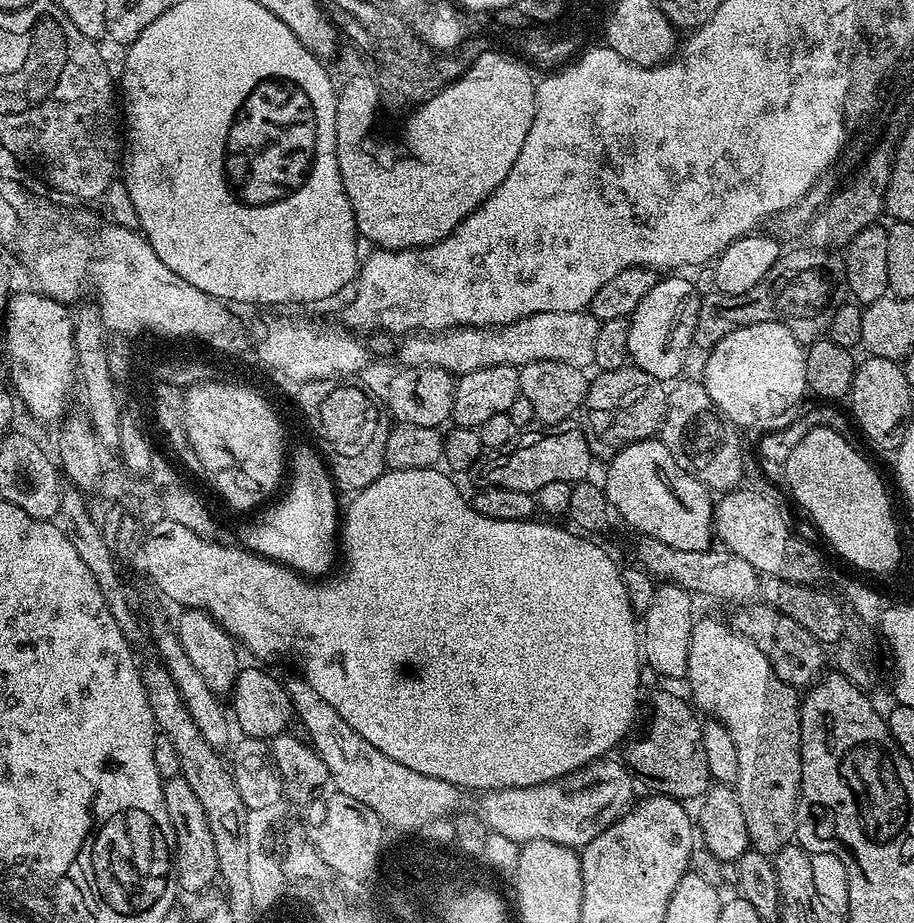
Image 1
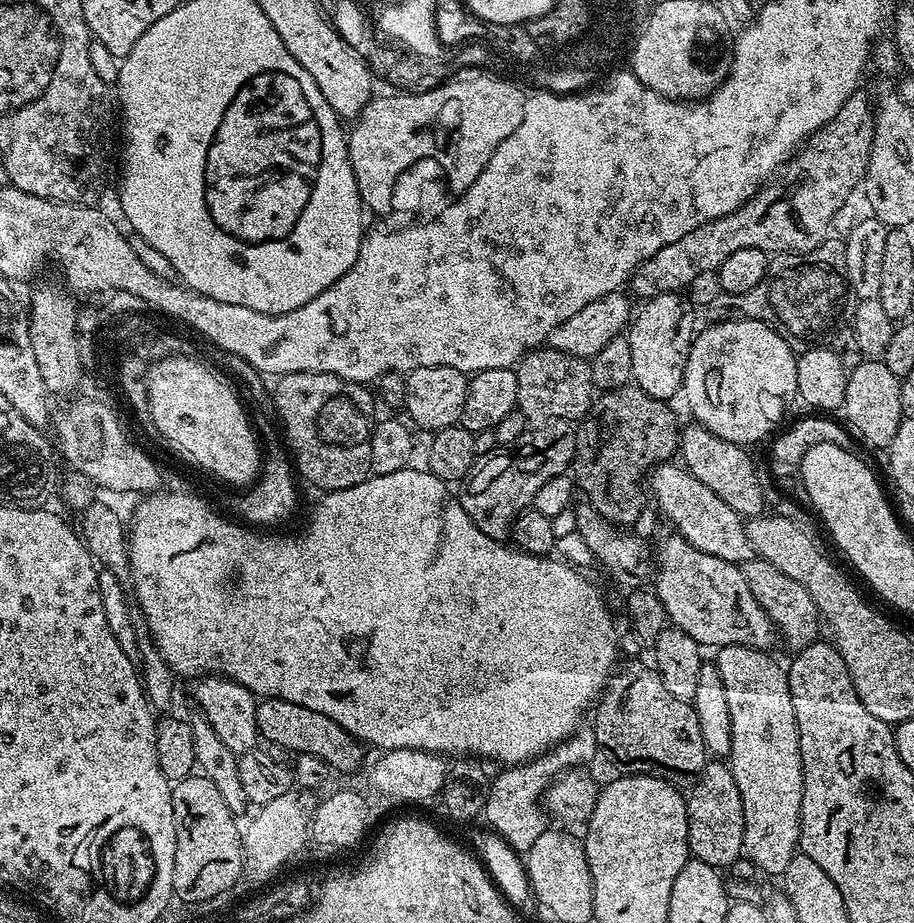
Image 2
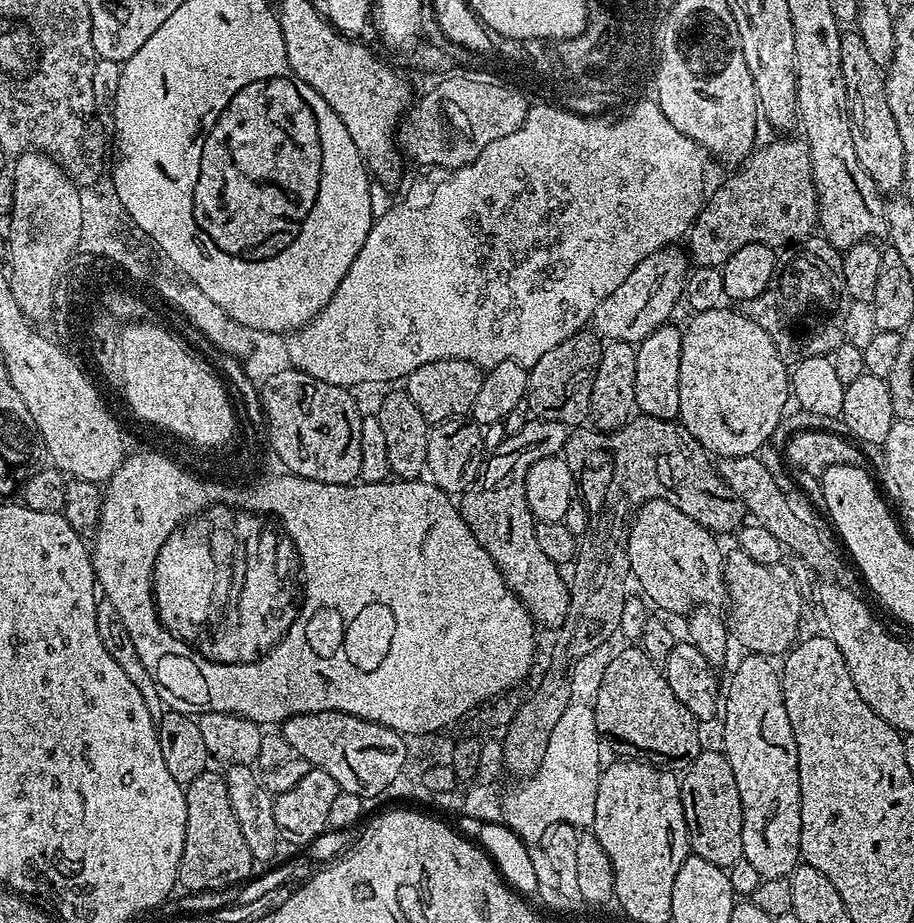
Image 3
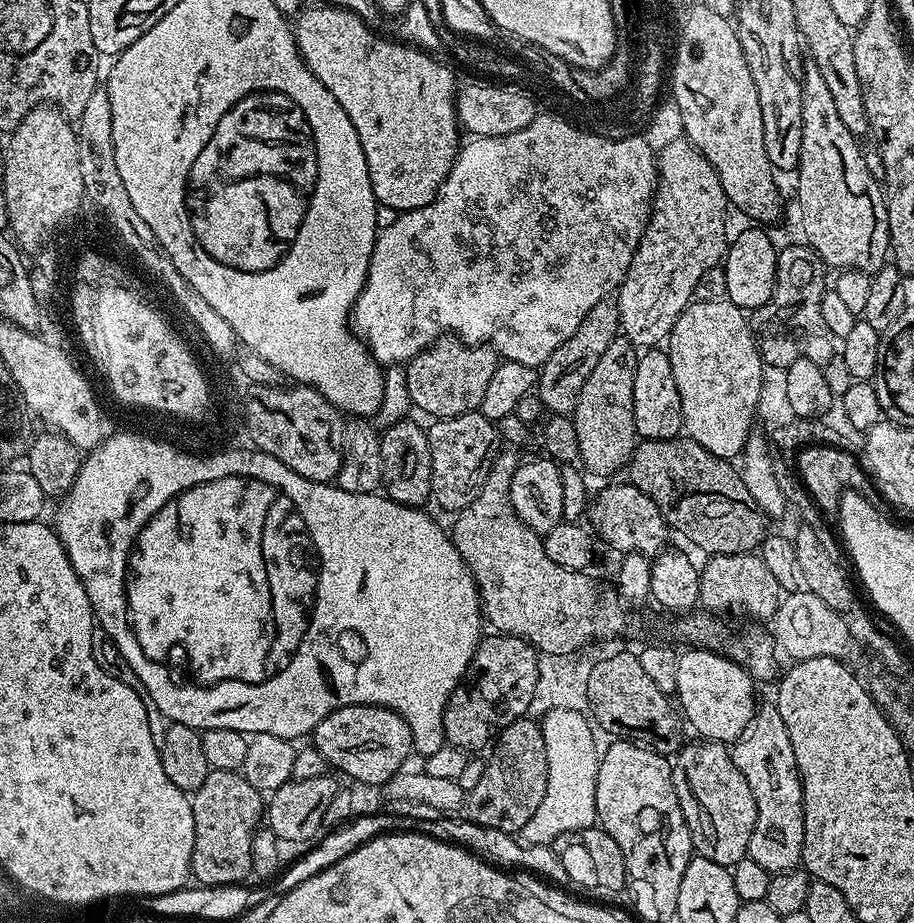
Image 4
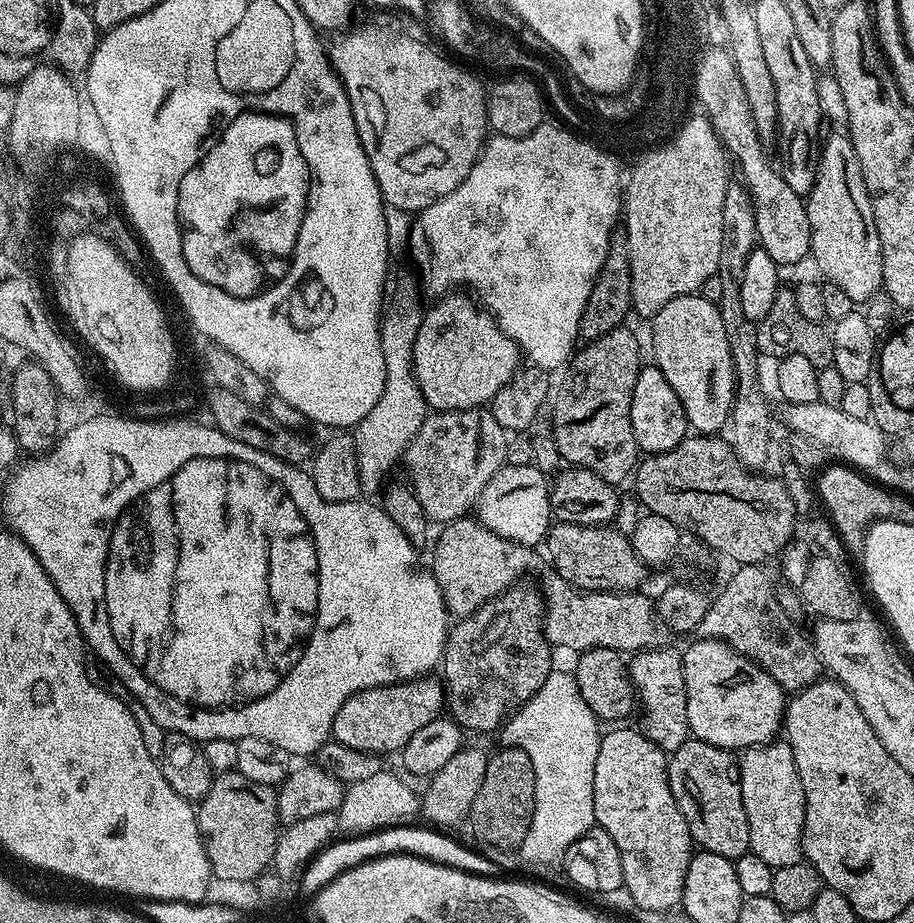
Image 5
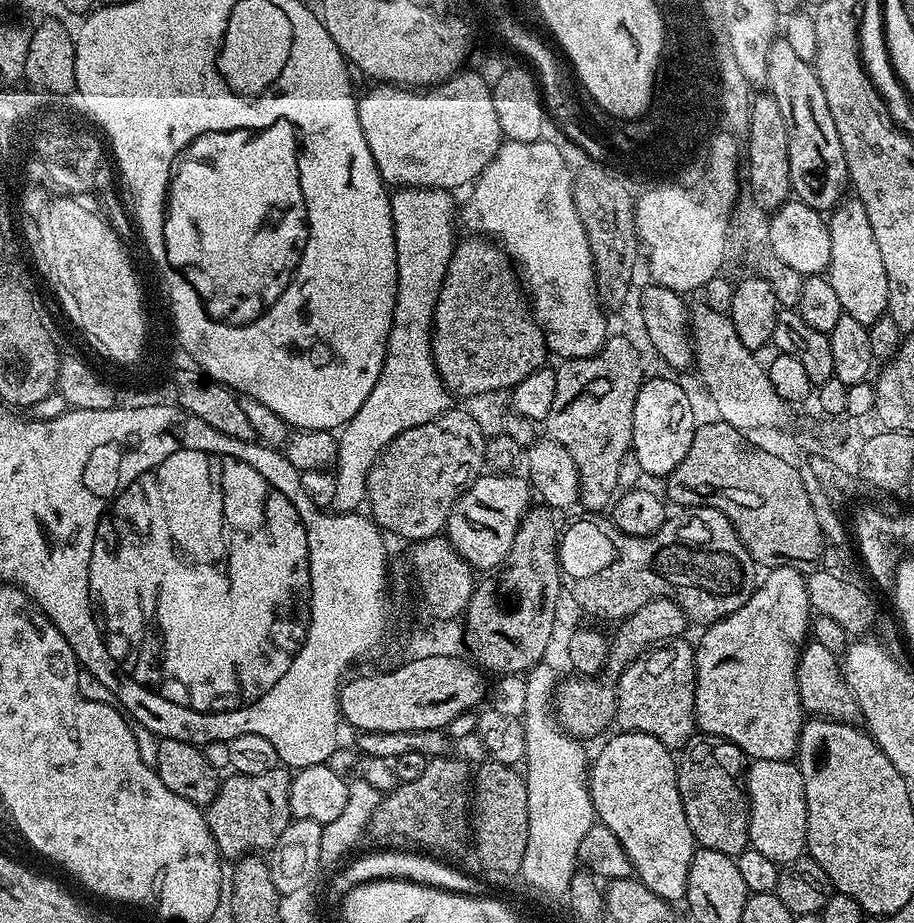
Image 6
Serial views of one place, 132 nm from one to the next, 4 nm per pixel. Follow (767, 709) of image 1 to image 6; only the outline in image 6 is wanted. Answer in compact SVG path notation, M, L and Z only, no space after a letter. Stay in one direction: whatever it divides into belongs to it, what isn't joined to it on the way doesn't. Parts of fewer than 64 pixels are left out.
M752 760L751 763L747 765L746 776L747 772L748 784L746 780L746 800L750 805L748 808L748 842L750 847L754 850L759 850L761 854L766 854L766 858L770 858L770 862L781 866L801 859L801 857L805 855L808 846L808 815L806 814L806 786L802 782L799 763L793 762L792 760Z

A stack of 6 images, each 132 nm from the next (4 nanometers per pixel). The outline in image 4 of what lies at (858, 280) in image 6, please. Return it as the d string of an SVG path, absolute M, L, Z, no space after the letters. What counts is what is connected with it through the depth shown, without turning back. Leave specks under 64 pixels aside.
M815 66L805 67L804 93L802 94L802 150L800 151L800 167L795 173L796 179L796 196L800 199L800 220L804 223L804 236L808 247L812 248L820 255L825 265L832 270L843 270L846 268L857 268L859 272L874 273L879 268L884 267L890 256L890 237L888 234L888 202L886 199L885 189L882 187L881 181L876 180L874 173L868 169L868 164L864 161L864 156L860 153L857 137L853 136L850 130L846 130L845 124L842 122L838 110L834 107L834 98L830 94L829 87L826 86L826 78L822 78L822 74Z

